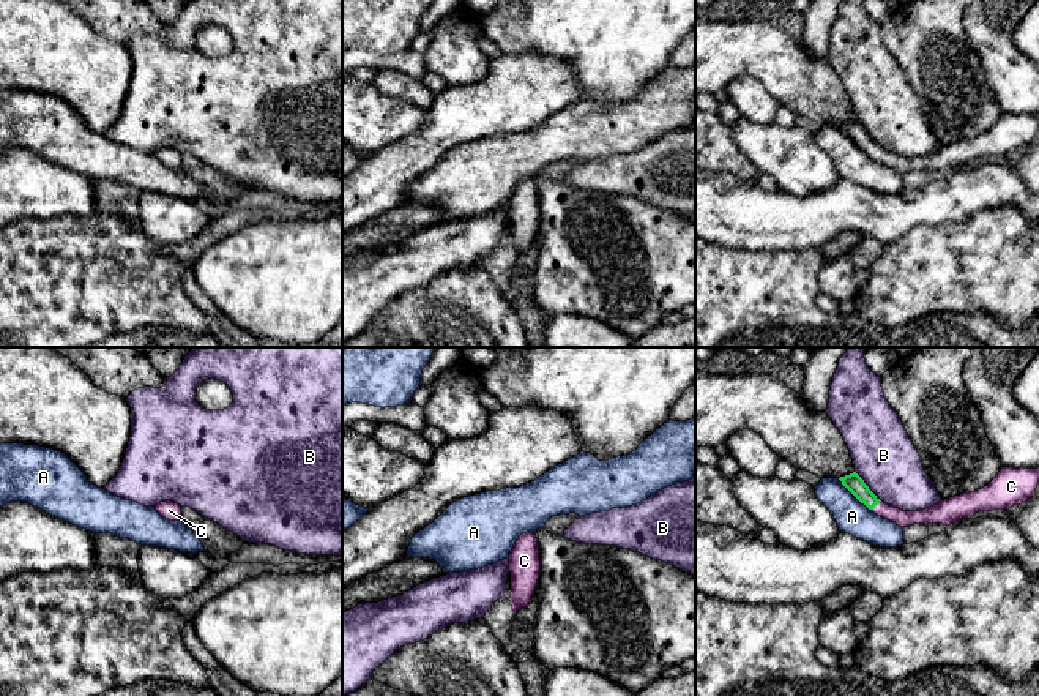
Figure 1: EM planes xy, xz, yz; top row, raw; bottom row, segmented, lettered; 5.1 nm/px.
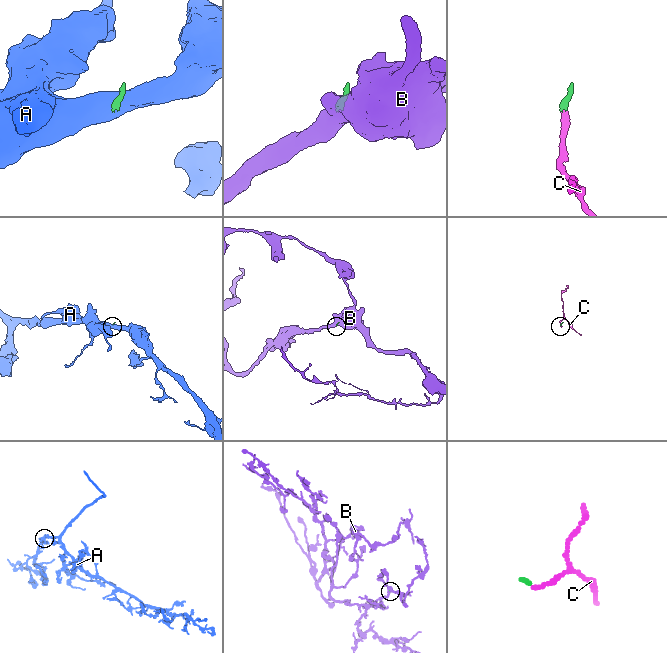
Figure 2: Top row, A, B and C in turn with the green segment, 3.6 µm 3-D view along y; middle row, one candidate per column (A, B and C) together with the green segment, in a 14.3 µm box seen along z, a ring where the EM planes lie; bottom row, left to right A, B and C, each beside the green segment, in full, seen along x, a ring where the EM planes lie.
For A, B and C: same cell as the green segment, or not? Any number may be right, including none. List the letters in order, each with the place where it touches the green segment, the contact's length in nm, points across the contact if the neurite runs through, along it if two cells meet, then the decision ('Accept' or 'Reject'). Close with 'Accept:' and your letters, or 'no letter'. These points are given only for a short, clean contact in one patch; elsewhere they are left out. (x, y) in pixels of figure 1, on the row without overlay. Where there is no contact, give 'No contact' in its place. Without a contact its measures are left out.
A: Touches green at yz (855, 142). Shared border 240 nm. Boundary: yz (837, 125), (871, 157). Reject
B: Touches green at yz (867, 133). Shared border 220 nm. Boundary: yz (855, 117), (882, 147). Reject
C: Touches green at yz (875, 150). Shared border 70 nm. Path across: yz (853, 128), (875, 150), (902, 164). Accept
Accept: C

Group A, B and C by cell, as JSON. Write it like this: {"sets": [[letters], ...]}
{"sets": [["A"], ["B"], ["C"]]}

